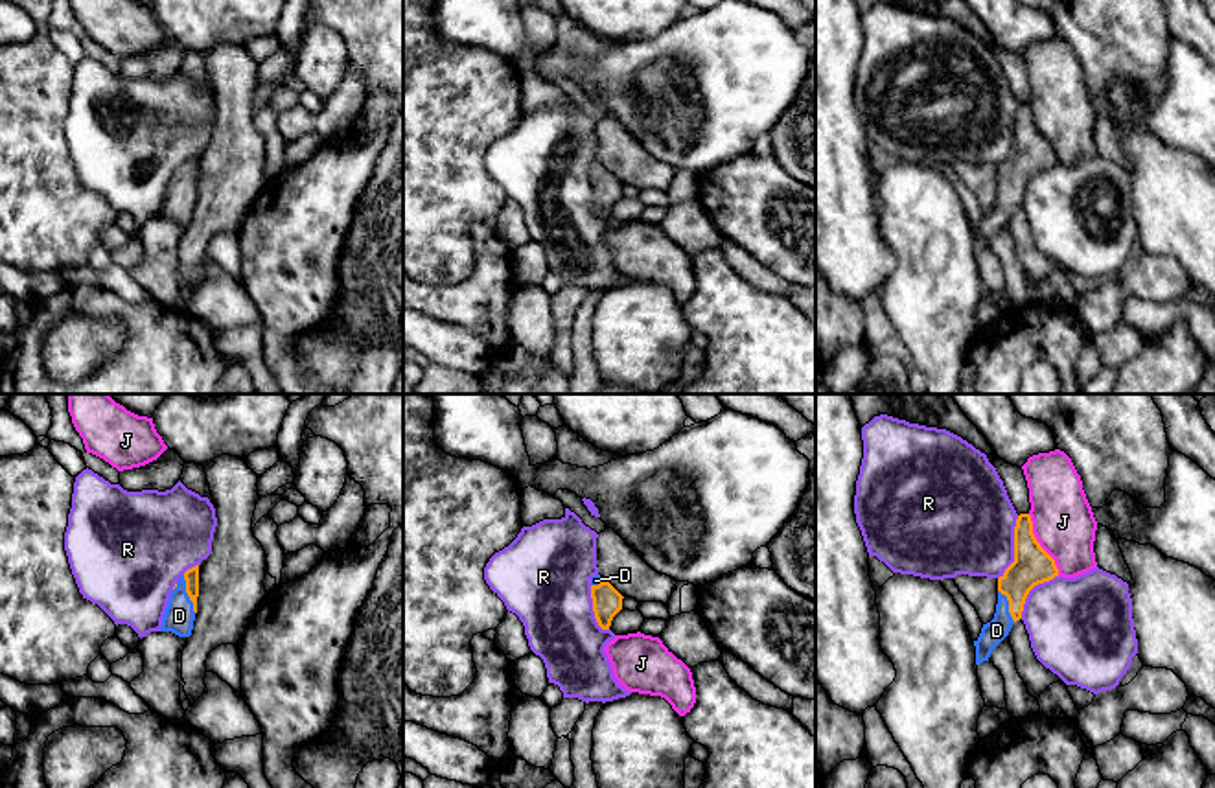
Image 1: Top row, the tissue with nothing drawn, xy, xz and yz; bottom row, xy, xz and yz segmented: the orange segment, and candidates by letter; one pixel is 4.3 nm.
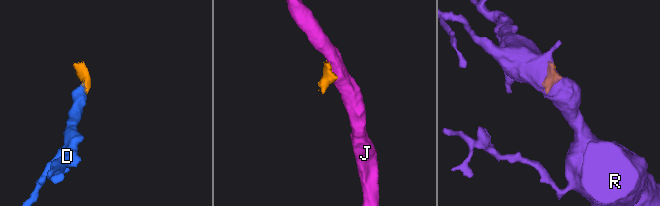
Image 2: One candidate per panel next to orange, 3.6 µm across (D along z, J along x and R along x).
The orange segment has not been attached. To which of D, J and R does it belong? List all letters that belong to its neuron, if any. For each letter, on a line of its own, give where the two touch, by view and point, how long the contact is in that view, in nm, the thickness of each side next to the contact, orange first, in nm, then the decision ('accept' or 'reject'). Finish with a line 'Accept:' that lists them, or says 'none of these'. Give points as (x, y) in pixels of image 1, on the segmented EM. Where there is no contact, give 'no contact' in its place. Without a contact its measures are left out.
D: xy (186, 591) | 180 nm | 60/130 nm | accept
J: yz (1039, 545) | 300 nm | 170/280 nm | reject
R: yz (1015, 547) | 300 nm | 170/440 nm | reject
Accept: D

